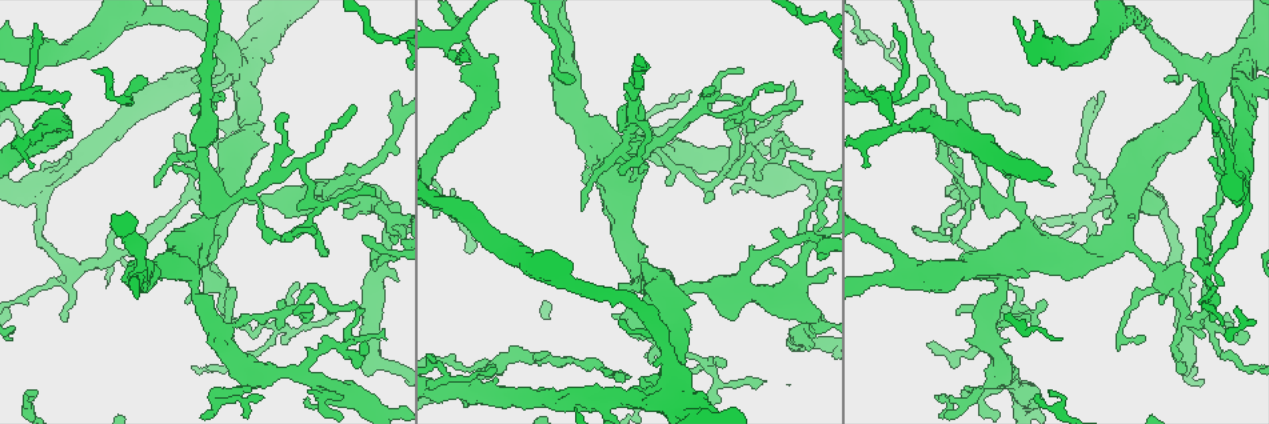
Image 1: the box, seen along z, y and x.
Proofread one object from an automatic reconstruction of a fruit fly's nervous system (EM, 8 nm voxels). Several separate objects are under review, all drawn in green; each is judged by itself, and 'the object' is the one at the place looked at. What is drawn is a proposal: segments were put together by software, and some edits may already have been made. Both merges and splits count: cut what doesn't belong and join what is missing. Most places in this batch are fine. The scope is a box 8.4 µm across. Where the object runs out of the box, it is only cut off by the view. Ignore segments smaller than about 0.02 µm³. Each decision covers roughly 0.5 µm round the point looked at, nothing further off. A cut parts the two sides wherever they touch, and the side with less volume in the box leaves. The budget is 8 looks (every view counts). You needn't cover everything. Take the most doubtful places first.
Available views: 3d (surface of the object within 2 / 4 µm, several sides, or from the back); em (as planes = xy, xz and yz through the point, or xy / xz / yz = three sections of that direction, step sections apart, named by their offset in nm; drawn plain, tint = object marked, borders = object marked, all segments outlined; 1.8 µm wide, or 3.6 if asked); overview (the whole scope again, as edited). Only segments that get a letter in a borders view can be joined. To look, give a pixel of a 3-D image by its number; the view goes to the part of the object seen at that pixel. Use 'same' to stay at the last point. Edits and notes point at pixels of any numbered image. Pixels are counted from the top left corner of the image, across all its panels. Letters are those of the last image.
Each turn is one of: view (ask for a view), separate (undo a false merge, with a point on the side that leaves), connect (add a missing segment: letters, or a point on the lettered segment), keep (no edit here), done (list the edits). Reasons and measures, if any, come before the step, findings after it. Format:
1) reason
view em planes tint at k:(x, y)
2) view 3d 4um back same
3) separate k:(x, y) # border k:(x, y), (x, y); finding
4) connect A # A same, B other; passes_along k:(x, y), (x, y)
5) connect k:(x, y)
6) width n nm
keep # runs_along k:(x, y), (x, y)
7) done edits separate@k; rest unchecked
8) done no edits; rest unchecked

abrupt turn
view 3d 4um back at 1:(469, 394)

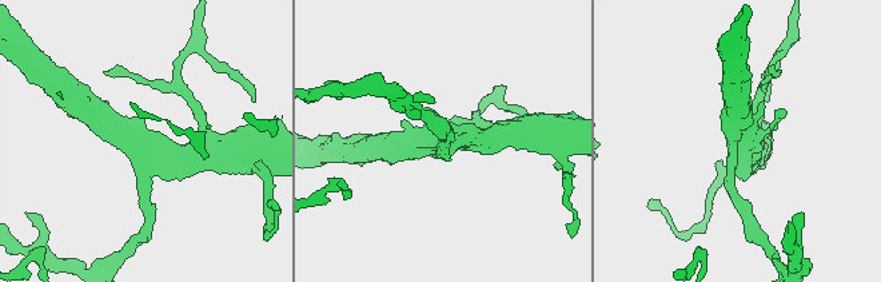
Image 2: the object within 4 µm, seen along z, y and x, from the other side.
need the tissue
view em xz step 8 tint at 2:(143, 142)

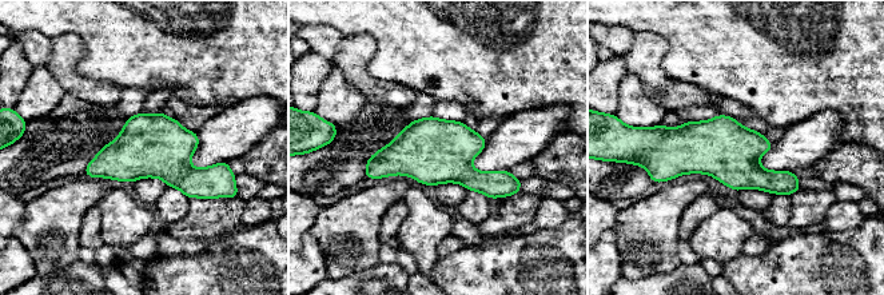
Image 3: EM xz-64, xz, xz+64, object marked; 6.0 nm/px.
view em planes borders same

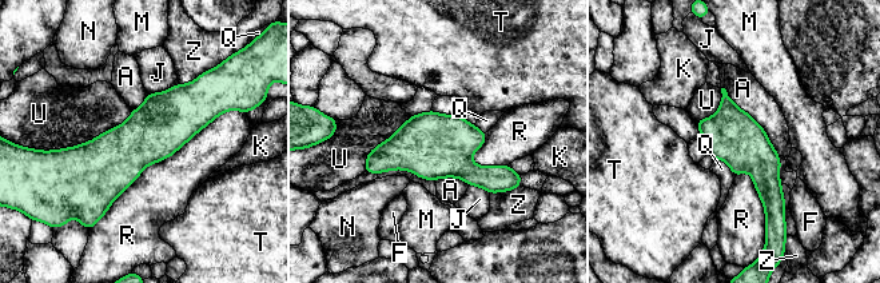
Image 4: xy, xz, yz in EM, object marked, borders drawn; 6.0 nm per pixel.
keep # A other, F other, J other, K other, M other, N other, Q other, R other, T other, U other, Z other; border 4:(715, 158), (723, 159), (735, 176); one neuron here

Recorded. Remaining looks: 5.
sharp bend
view 3d 2um at 1:(70, 268)

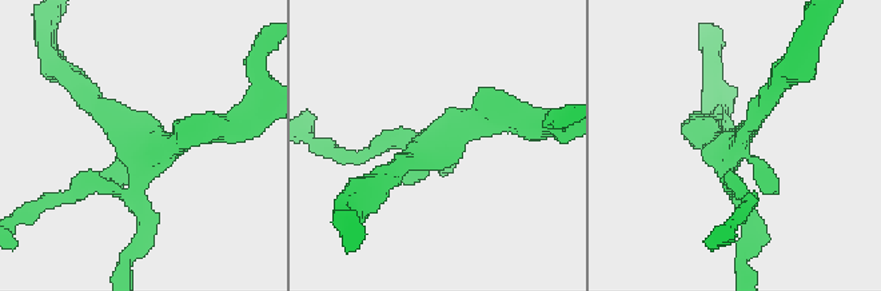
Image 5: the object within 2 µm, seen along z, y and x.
view em planes tint at 5:(134, 141)

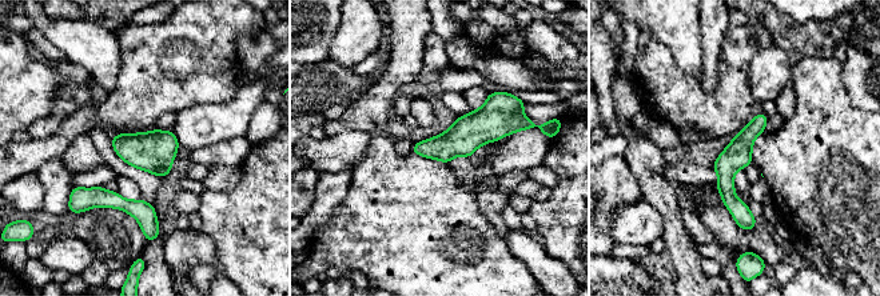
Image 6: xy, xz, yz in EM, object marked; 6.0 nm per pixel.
what lies round it
view em planes borders same

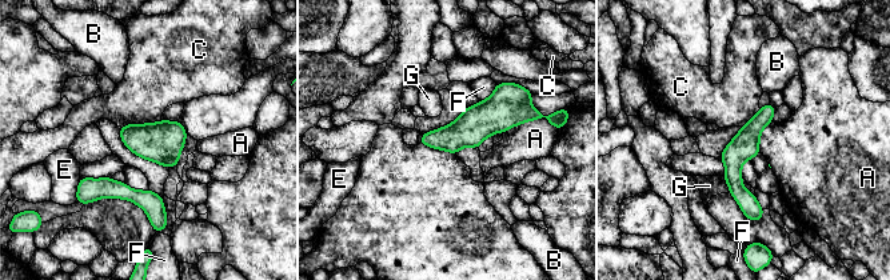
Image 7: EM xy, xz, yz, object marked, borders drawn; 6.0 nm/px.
width 170 nm
keep # A other, B other, C other, E other, F other, G other; runs_along 7:(770, 107), (734, 155), (755, 218); continuous, no second neuron

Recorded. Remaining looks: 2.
view 3d 2um at 1:(1244, 88)

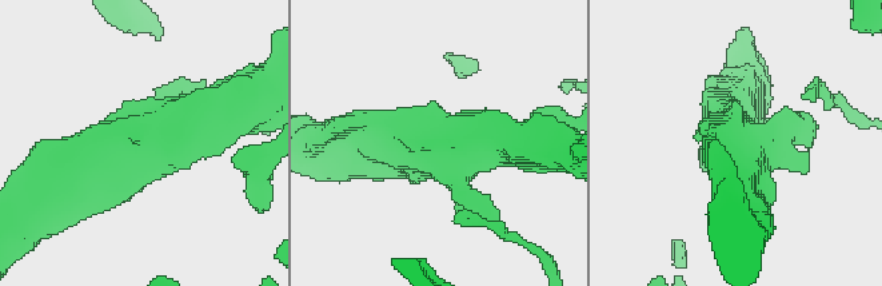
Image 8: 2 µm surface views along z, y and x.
view em planes borders at 8:(150, 139)

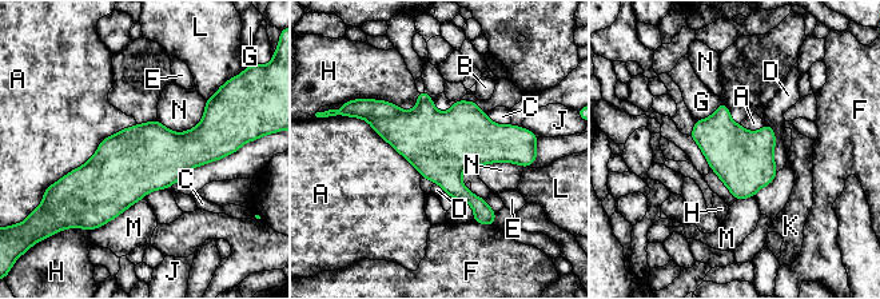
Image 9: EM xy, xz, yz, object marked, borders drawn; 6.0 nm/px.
width 360 nm
keep # A other, B other, C other, D other, E other, F other, G other, H other, J other, K other, L other, M other, N other; border 9:(138, 124), (108, 135), (54, 183); continuous, no second neuron

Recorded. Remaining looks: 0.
done no edits; rest unchecked

